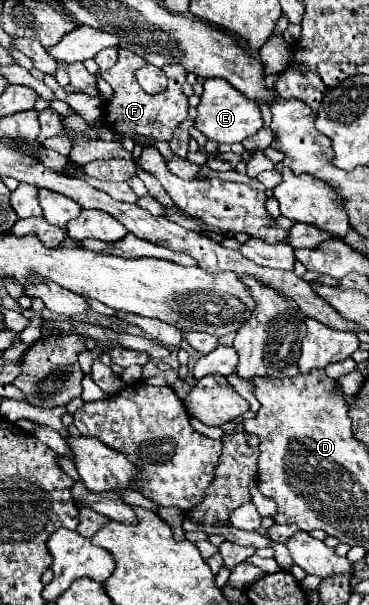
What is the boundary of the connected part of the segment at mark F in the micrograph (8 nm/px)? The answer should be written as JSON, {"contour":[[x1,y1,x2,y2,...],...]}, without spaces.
{"contour":[[118,49,116,65,104,73,100,73,102,79,110,83,114,89,114,97,110,103,104,105,106,115,106,127,124,133,124,135,144,135,154,137,160,141,170,141,172,133,178,123,182,123,188,117,188,97,182,93,182,83,186,81,186,69,181,64,165,65,163,71,168,77,168,87,162,93,150,95,142,87,138,87,134,79,134,71,146,64,142,57,134,55,128,49]]}

